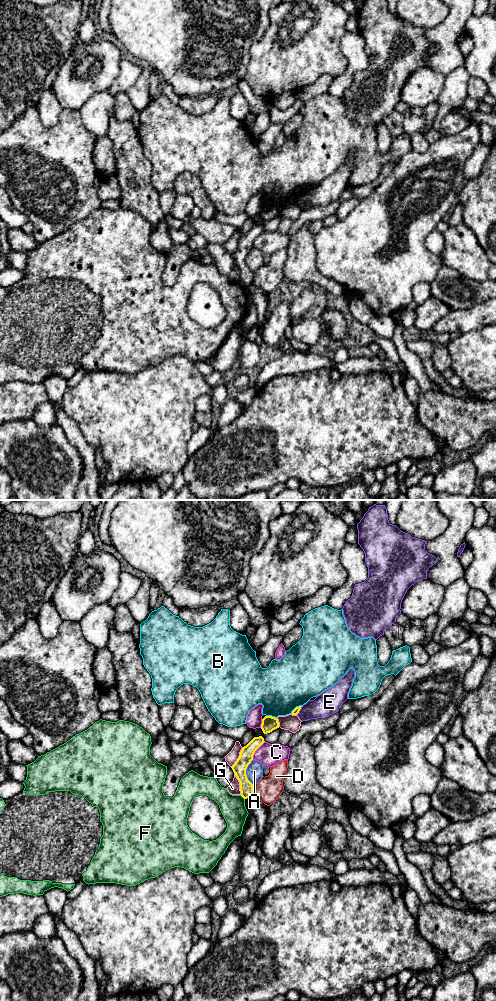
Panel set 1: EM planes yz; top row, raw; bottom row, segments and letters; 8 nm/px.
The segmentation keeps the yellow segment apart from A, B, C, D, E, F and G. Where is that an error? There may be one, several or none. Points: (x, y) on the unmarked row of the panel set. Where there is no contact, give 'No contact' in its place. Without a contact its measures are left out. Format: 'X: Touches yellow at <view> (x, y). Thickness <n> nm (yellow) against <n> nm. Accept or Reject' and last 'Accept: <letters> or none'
A: Touches yellow at yz (245, 260). Thickness 110 nm (yellow) against 140 nm. Reject
B: Touches yellow at yz (271, 204). Thickness 120 nm (yellow) against 400 nm. Reject
C: Touches yellow at yz (256, 237). Thickness 110 nm (yellow) against 180 nm. Reject
D: Touches yellow at yz (252, 277). Thickness 110 nm (yellow) against 200 nm. Reject
E: Touches yellow at yz (299, 198). Thickness 50 nm (yellow) against 190 nm. Reject
F: Touches yellow at yz (242, 284). Thickness 110 nm (yellow) against 200 nm. Reject
G: Touches yellow at yz (240, 271). Thickness 110 nm (yellow) against 100 nm. Reject
Accept: none

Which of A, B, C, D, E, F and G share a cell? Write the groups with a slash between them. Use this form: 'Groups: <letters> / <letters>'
Groups: A / B / C / D / E / F / G

